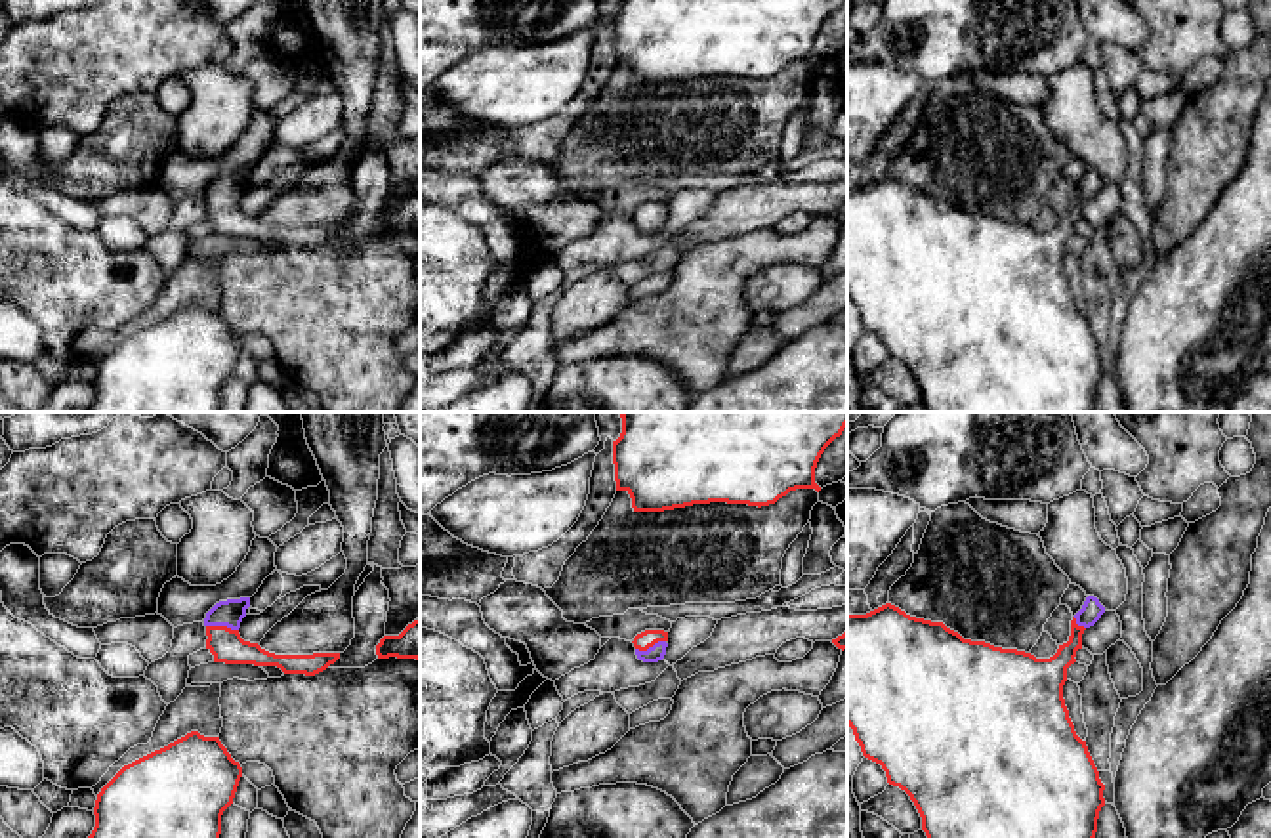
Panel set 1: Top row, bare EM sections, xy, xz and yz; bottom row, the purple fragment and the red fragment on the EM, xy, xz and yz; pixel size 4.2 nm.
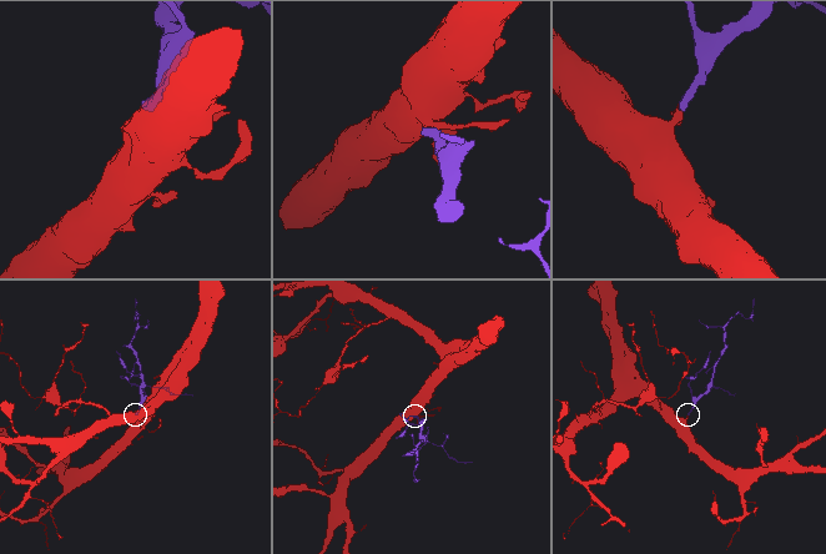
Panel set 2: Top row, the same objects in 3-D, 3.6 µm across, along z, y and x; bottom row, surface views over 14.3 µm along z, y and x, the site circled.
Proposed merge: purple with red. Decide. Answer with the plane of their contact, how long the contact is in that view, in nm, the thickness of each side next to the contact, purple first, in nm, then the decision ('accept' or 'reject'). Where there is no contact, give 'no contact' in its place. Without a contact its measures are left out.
contact in xy; length 140 nm; calibres 120 and 140 nm; accept

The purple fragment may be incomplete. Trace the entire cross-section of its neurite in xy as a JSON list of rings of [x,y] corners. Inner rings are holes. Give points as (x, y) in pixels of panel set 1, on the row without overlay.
[[[240,170],[219,174],[206,185],[206,221],[214,227],[214,235],[277,239],[284,246],[315,248],[340,231],[340,225],[275,227],[244,214],[239,200],[248,179],[250,170]]]

